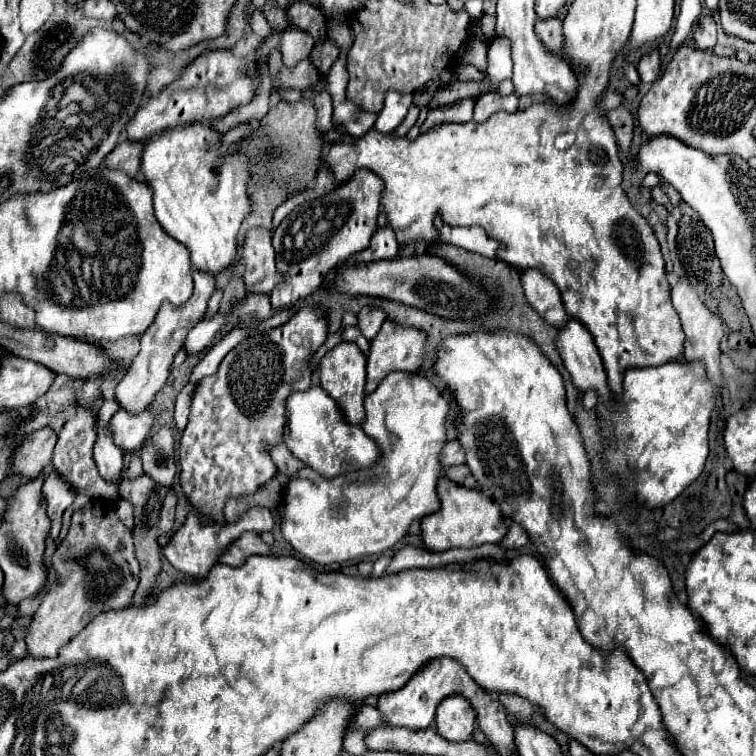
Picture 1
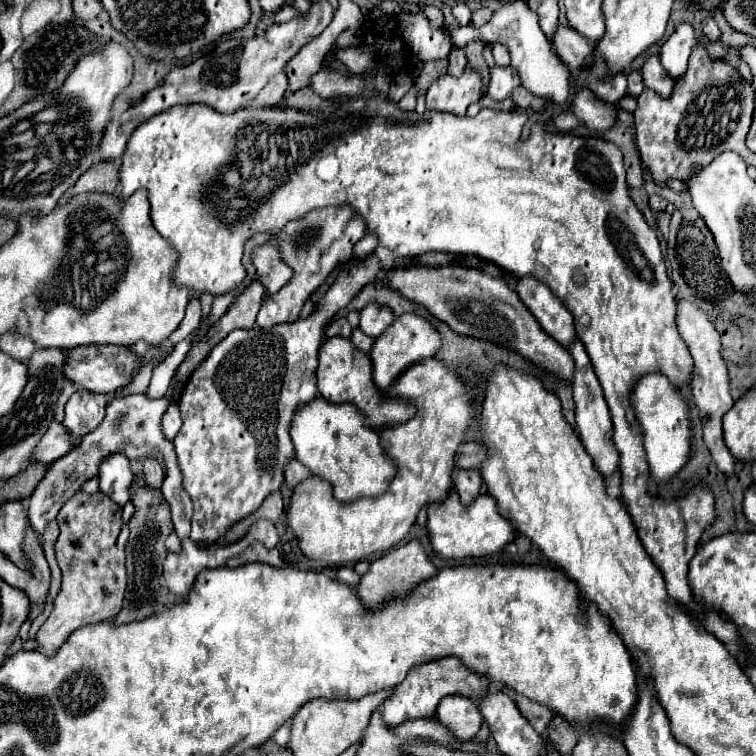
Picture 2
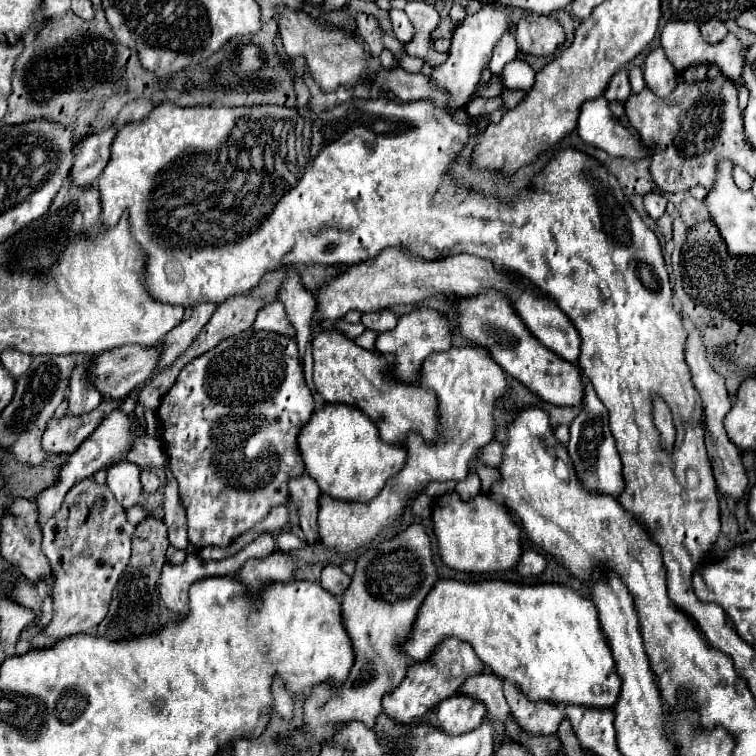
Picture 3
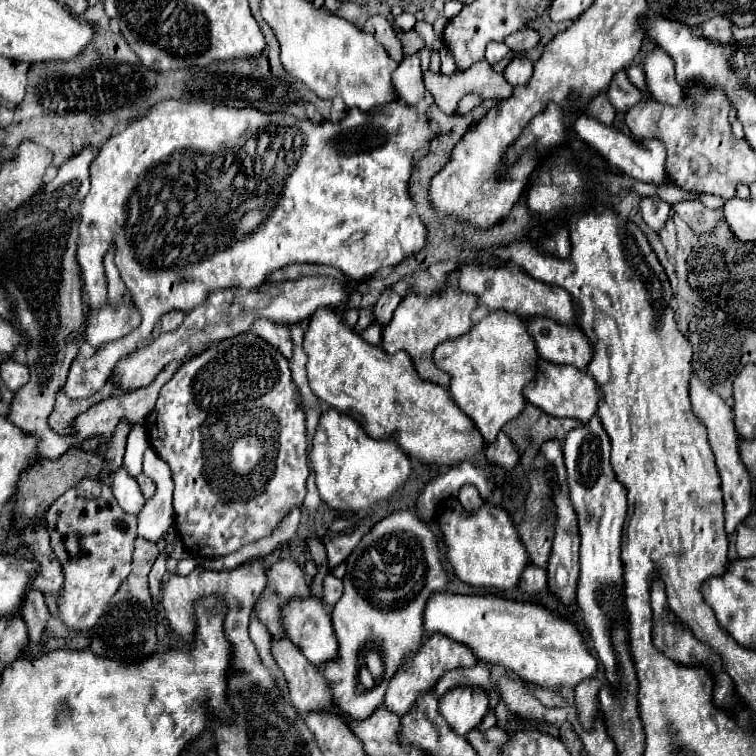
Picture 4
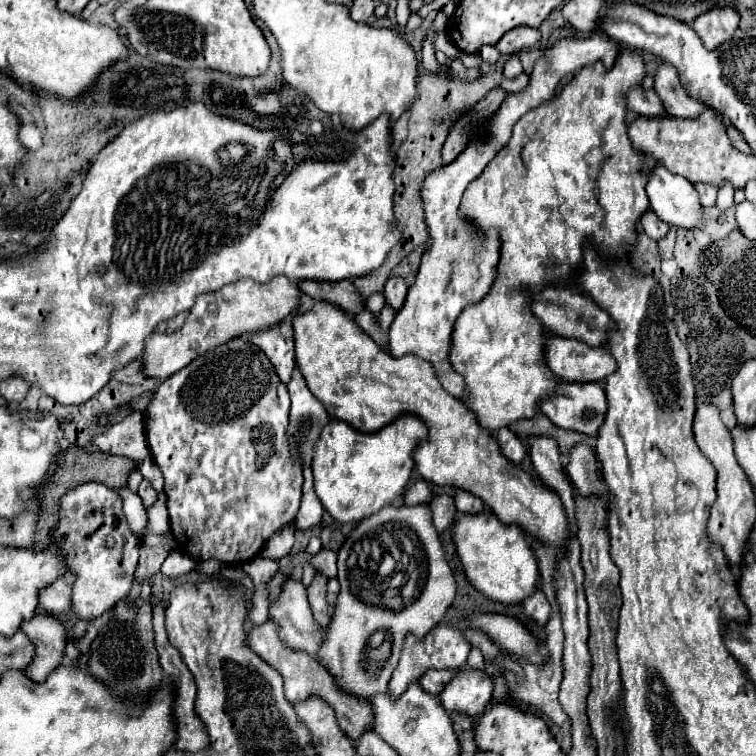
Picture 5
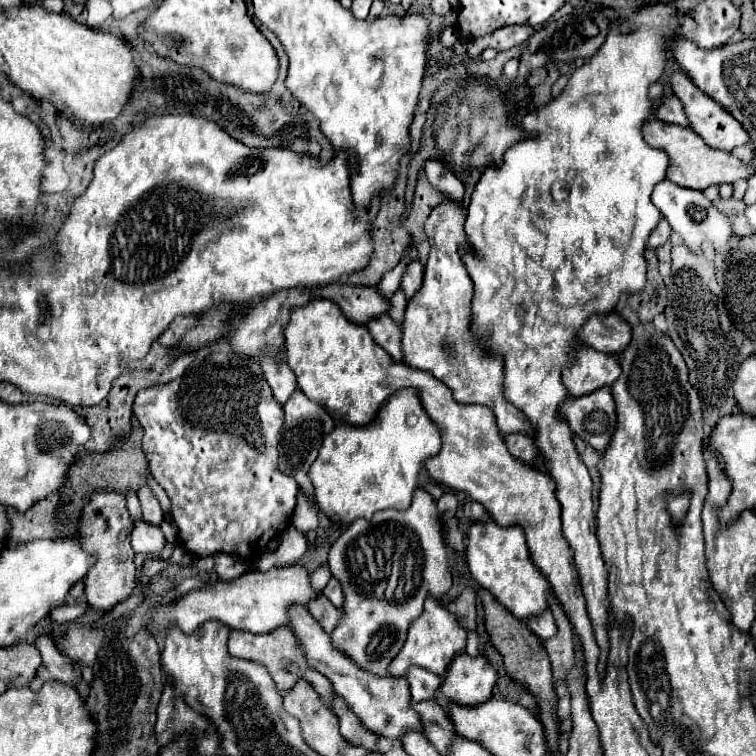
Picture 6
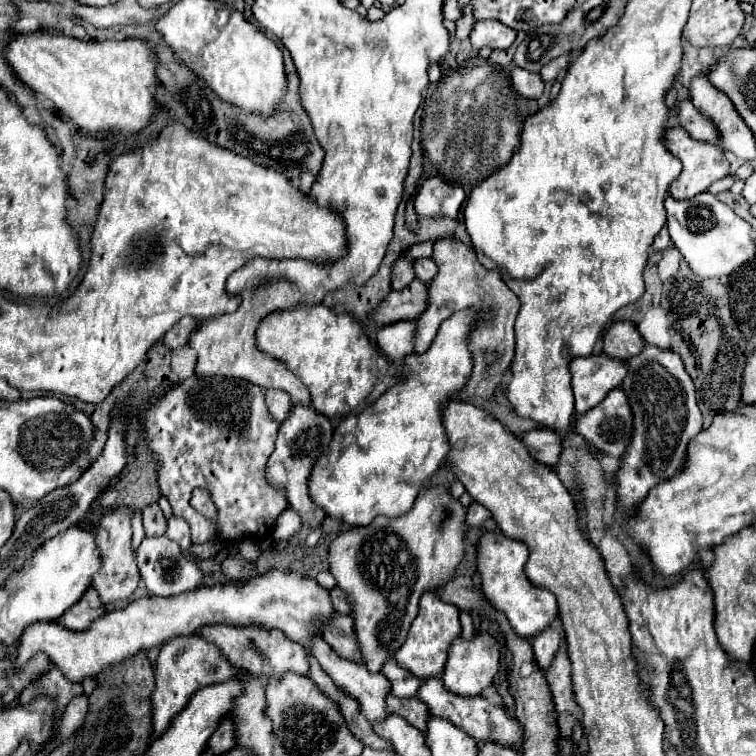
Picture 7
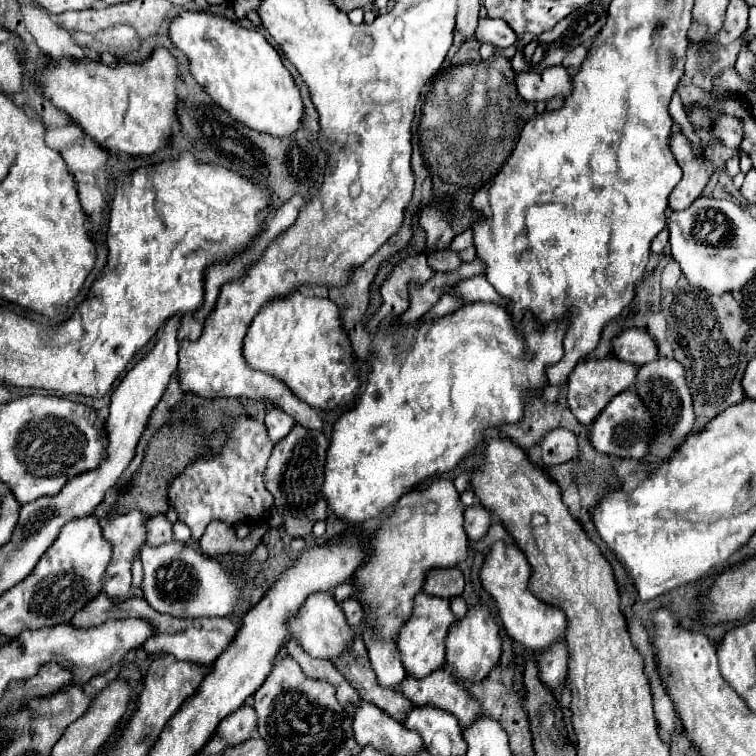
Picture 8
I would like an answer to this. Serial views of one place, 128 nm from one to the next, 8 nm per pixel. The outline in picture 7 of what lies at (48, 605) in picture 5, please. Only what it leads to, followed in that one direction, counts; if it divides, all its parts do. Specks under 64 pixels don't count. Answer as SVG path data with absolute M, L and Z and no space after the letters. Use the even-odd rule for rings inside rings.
M90 588L90 590L86 590L86 596L82 596L82 602L78 602L78 606L70 608L58 622L68 626L70 630L86 630L92 626L94 620L98 620L106 612L108 610L102 604L98 592L94 588Z

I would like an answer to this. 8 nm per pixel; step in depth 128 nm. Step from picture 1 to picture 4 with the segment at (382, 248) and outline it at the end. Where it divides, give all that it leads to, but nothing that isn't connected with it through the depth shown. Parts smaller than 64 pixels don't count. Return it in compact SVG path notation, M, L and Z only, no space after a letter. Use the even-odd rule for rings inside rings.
M244 332L234 338L228 338L226 342L218 342L210 346L208 350L204 350L202 354L194 356L192 360L186 360L178 368L178 372L170 378L170 382L162 386L156 408L144 420L144 428L148 428L150 446L158 452L158 456L172 470L174 524L176 524L176 532L178 532L182 546L194 558L220 558L220 556L228 556L240 550L246 544L258 542L260 538L270 536L292 508L302 506L302 500L306 496L306 478L310 472L308 472L308 448L306 448L306 418L298 406L298 390L294 390L290 368L288 368L288 362L282 358L282 354L278 354L278 350L262 342L262 338L254 336L252 332Z

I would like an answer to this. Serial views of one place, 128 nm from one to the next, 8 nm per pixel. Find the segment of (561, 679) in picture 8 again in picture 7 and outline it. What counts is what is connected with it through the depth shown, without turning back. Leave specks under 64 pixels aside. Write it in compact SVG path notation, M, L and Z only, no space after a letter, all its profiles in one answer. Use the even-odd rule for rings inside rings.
M550 628L550 630L544 630L538 638L532 640L532 648L534 648L534 656L536 656L536 662L538 666L546 672L552 664L552 658L556 656L554 652L558 652L558 648L562 646L562 636Z

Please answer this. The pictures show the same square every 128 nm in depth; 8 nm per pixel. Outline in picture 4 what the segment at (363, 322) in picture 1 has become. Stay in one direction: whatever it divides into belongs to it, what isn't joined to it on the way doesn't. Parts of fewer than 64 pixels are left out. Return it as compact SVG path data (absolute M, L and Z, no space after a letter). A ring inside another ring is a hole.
M392 288L382 290L382 296L374 306L374 320L382 322L382 324L388 324L392 320L392 314L398 308L400 302L402 302L402 296L398 296Z

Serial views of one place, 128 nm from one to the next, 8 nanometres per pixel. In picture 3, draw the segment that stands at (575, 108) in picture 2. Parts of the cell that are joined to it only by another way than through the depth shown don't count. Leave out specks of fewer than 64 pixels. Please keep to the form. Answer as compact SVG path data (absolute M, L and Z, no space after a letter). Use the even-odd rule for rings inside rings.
M596 98L582 106L576 132L586 144L600 148L614 158L620 156L628 162L650 158L658 150L656 146L646 144L640 136L624 128L608 110L606 98Z

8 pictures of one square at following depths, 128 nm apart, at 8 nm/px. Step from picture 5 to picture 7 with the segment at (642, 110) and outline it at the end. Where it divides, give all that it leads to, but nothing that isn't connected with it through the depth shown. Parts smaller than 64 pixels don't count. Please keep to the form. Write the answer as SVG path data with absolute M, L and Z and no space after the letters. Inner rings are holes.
M690 100L678 102L678 116L680 124L686 128L686 132L690 132L692 138L708 144L720 144L720 132L714 126L714 122L708 116L704 116Z

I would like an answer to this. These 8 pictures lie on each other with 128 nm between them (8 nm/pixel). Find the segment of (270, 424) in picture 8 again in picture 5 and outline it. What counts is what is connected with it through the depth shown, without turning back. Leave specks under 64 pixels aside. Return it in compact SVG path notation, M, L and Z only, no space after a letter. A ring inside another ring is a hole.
M278 328L254 332L250 336L250 340L268 356L268 360L272 362L280 382L288 384L292 370L296 368L296 364L294 364L294 342L290 338L284 338L278 332Z

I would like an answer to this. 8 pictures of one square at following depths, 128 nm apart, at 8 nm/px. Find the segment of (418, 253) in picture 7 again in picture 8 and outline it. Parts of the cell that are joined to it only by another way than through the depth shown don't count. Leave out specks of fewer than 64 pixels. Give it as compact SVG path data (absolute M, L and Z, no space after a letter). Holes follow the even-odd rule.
M466 230L466 232L458 234L458 236L452 240L452 248L454 248L454 250L466 250L466 248L470 248L470 246L474 246L474 234L472 234L472 230Z

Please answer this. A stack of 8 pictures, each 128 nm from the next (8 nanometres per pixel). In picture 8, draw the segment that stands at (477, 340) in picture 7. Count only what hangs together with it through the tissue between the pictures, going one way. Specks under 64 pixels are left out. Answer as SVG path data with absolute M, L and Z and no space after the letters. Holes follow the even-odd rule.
M474 276L474 278L458 282L458 286L454 286L454 294L464 298L466 304L472 304L472 302L492 302L492 304L504 306L504 302L508 302L504 296L500 296L494 290L494 286L490 286L486 276Z

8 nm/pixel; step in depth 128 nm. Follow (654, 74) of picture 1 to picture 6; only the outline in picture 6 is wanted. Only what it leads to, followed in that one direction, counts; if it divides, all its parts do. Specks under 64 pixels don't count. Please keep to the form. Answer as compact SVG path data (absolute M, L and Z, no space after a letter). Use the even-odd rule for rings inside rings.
M676 70L676 74L670 78L670 86L674 90L674 94L678 98L682 98L684 106L686 106L686 116L690 118L690 124L692 128L708 142L708 146L712 148L718 148L718 150L734 150L738 146L748 146L750 144L750 138L746 134L746 130L742 128L742 124L732 116L728 114L726 108L722 108L722 104L718 104L714 98L710 98L708 94L704 94L690 78L684 70Z

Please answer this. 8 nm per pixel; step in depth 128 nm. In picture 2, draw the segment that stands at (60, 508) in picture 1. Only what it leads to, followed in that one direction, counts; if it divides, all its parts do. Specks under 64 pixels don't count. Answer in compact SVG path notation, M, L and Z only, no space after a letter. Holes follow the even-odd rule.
M142 394L120 396L120 398L114 398L112 402L108 402L106 416L98 424L98 428L92 430L90 434L86 434L82 438L82 442L78 446L74 446L66 456L52 462L48 466L46 478L36 486L34 494L30 496L30 500L28 500L28 518L30 518L30 524L34 526L34 530L42 534L46 530L48 522L56 518L56 514L64 506L64 502L74 492L78 492L86 480L98 476L100 462L104 462L104 458L108 458L110 454L122 452L130 460L132 458L146 458L146 456L162 458L162 464L166 468L166 478L164 478L164 484L162 484L160 490L162 490L166 502L170 504L174 532L178 534L180 540L186 540L188 534L190 534L192 500L190 500L188 492L182 486L182 472L180 472L180 466L178 466L174 444L168 442L166 438L162 438L162 432L160 432L160 418L162 418L162 414L166 412L166 408L170 404L172 404L170 396L164 396L160 400L148 400Z

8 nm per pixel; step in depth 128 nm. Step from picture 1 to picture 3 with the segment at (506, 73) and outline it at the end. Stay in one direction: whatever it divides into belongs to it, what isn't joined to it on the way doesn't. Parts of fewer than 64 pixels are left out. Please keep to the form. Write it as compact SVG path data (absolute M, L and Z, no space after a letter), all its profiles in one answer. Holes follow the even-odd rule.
M506 32L494 46L492 50L492 60L488 64L488 68L494 72L494 74L500 74L504 64L514 60L518 54L518 48L516 48L516 38L512 32Z

